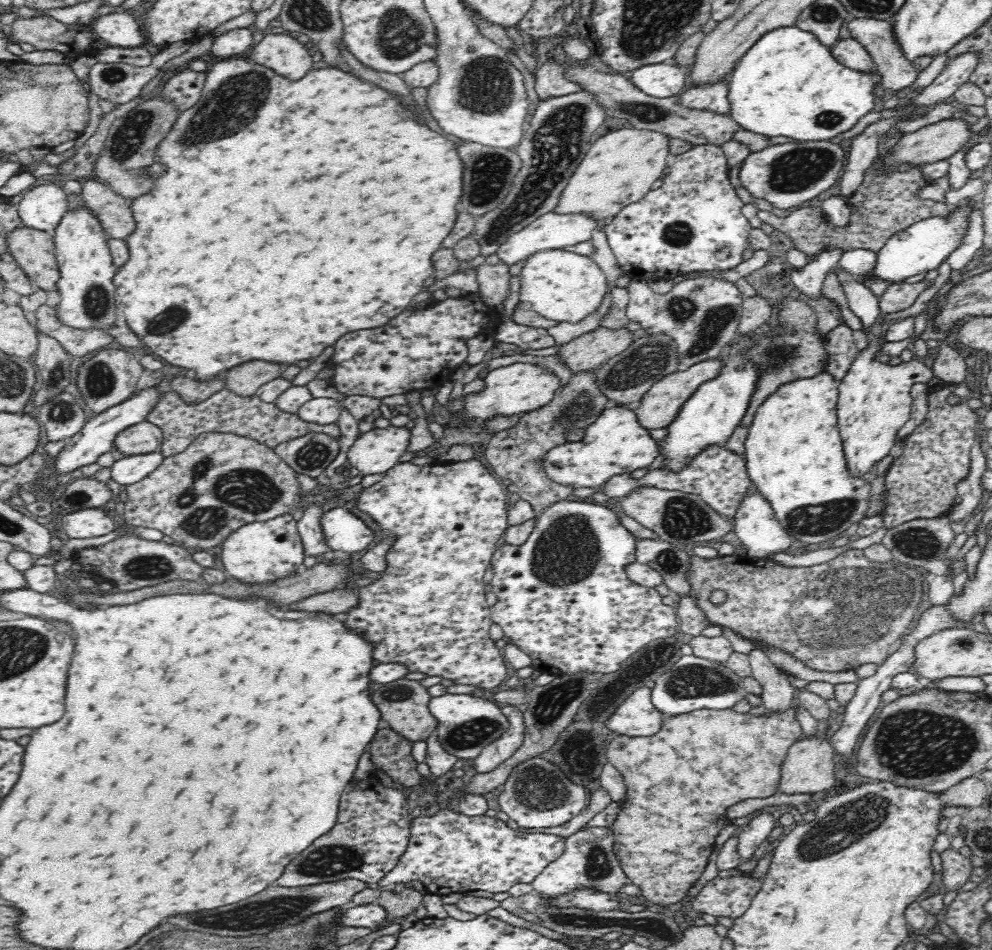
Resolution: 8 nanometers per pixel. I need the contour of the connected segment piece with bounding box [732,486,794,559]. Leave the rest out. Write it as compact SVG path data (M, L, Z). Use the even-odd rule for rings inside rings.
M754 486L752 489L743 496L732 522L736 536L747 547L746 556L764 559L772 552L788 552L794 539L776 518L766 497Z

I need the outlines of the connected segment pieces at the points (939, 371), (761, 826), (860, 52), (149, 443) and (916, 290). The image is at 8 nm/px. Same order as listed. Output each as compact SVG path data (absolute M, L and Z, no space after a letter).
M941 343L932 370L934 376L941 378L943 382L952 384L964 381L968 367L966 367L964 357L956 349Z
M764 812L764 814L756 814L747 825L740 828L736 835L738 837L737 851L742 862L754 856L758 846L764 842L777 824L772 814Z
M850 37L837 41L834 45L829 46L827 50L833 54L836 61L843 64L844 68L866 73L876 71L875 62L870 57L869 52L856 39Z
M145 421L120 432L116 436L114 446L128 457L156 452L162 442L162 430L157 425Z
M921 279L888 285L879 298L880 312L894 314L910 308L916 302L916 297L926 288L926 283Z

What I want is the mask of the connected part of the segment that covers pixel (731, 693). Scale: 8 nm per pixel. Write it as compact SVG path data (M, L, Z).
M682 655L675 663L663 670L659 677L653 678L656 684L651 688L652 704L665 715L678 716L702 709L732 708L746 694L762 694L762 685L754 676L740 677L727 666L713 660L692 655Z

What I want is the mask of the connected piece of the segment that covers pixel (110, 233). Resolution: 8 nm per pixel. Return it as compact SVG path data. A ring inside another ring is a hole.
M93 179L84 180L81 186L80 204L96 215L108 238L125 240L130 232L134 232L136 220L132 218L130 199Z

